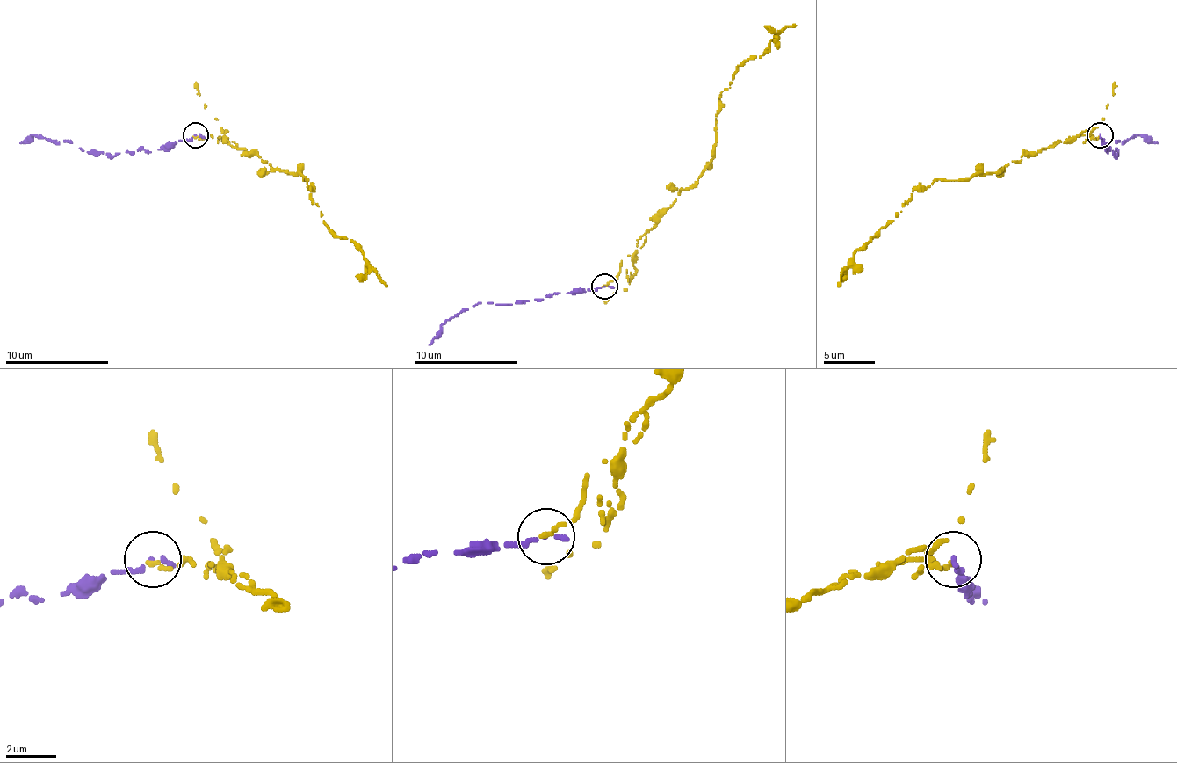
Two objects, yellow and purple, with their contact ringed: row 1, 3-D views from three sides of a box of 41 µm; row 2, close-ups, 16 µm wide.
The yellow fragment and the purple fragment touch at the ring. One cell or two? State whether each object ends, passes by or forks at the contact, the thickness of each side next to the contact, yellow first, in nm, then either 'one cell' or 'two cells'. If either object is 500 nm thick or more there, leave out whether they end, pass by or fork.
yellow ends there; purple ends there; 220 nm thick on the yellow side, 180 nm on the other; two cells

